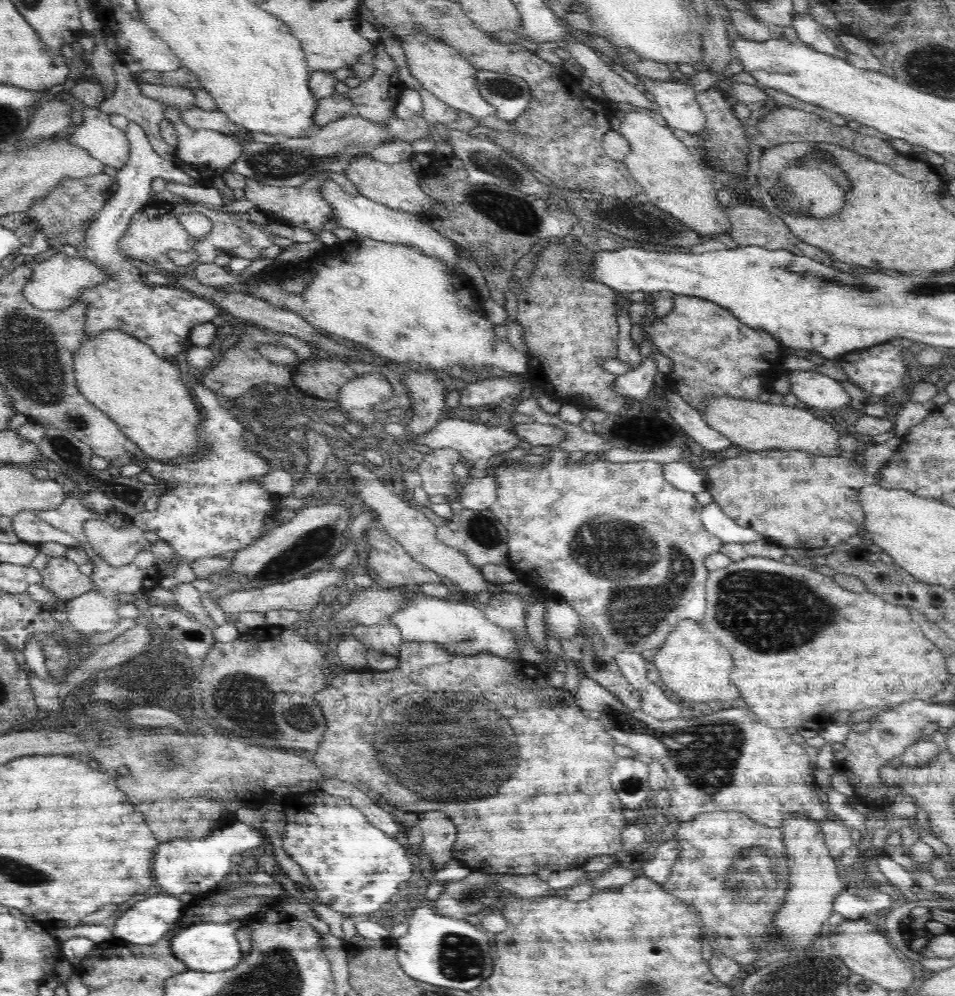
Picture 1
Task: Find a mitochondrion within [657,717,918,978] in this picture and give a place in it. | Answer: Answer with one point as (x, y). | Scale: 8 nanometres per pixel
(740, 881)

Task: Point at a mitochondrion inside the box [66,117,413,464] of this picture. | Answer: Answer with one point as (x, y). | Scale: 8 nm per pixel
(274, 163)

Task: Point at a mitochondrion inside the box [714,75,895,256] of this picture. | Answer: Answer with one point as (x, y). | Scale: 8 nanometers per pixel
(783, 186)

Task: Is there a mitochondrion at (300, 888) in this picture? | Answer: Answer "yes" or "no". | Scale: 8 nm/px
no

